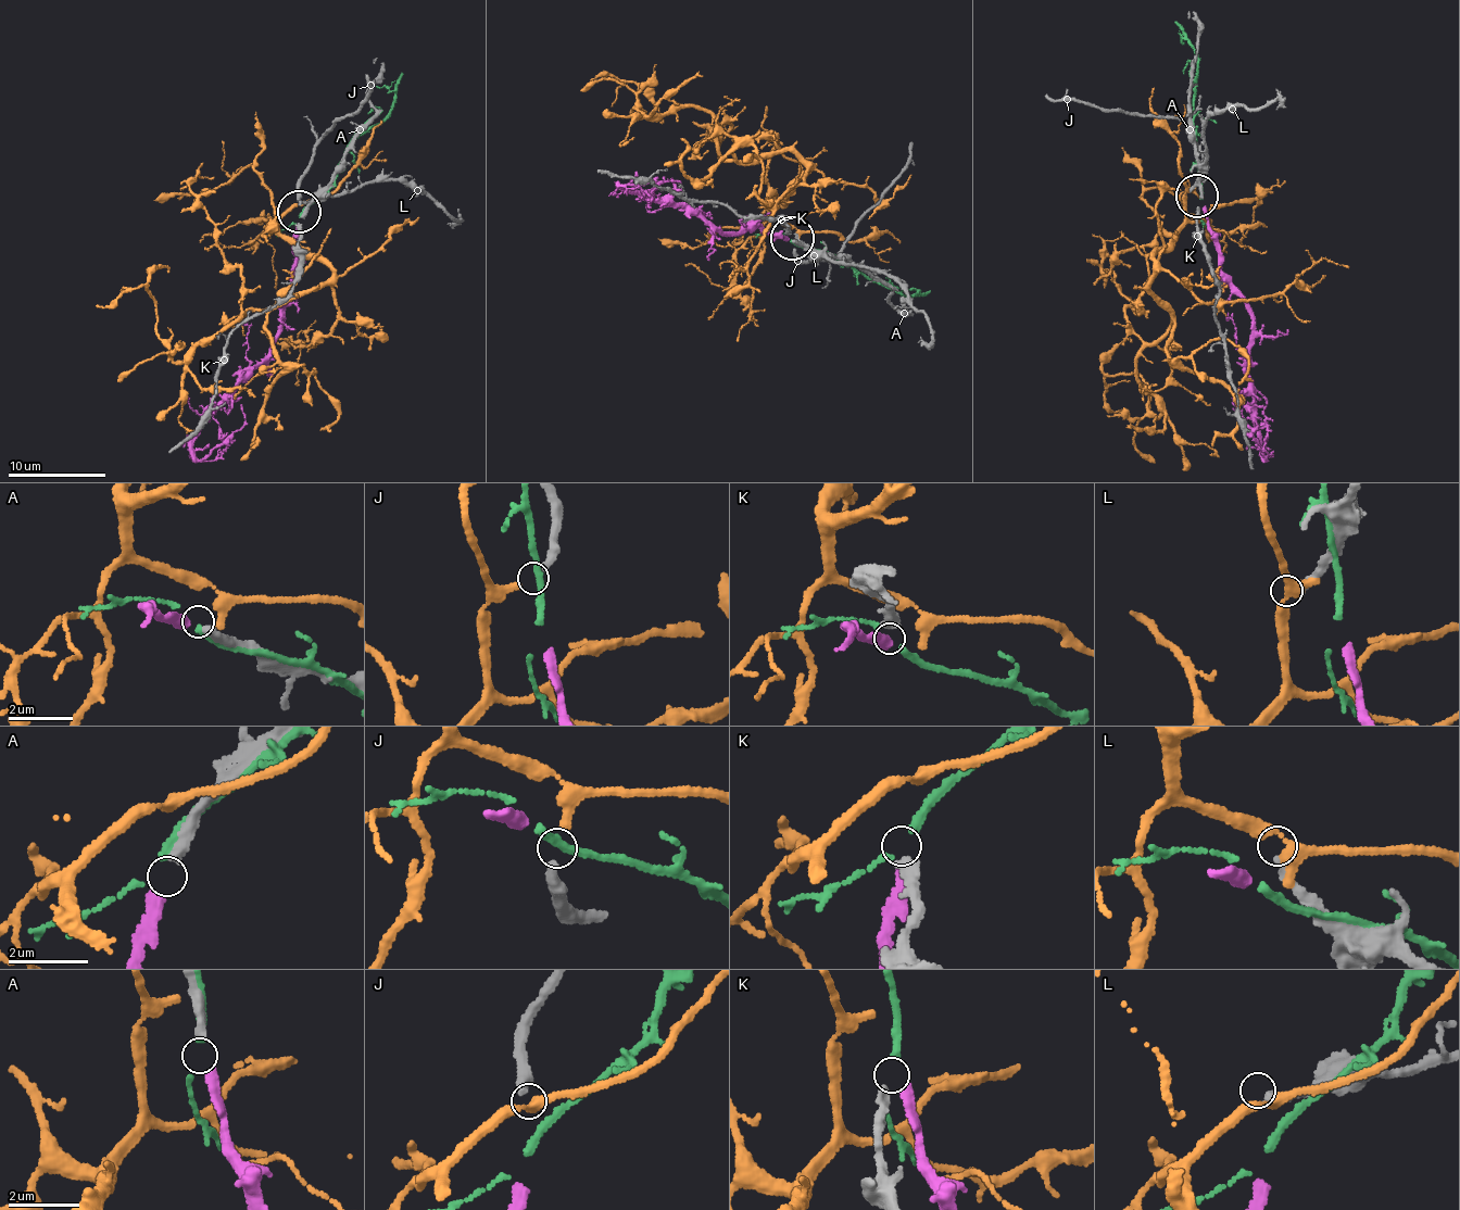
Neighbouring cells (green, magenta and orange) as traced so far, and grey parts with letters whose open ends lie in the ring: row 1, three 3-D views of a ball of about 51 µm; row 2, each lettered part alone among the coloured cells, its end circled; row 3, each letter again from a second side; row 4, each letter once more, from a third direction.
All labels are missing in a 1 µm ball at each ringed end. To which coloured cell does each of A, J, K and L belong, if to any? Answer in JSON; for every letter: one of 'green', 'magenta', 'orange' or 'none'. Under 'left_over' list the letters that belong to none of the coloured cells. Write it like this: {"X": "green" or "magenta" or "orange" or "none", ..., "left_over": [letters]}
{"A": "magenta", "J": "orange", "K": "green", "L": "none", "left_over": ["L"]}

